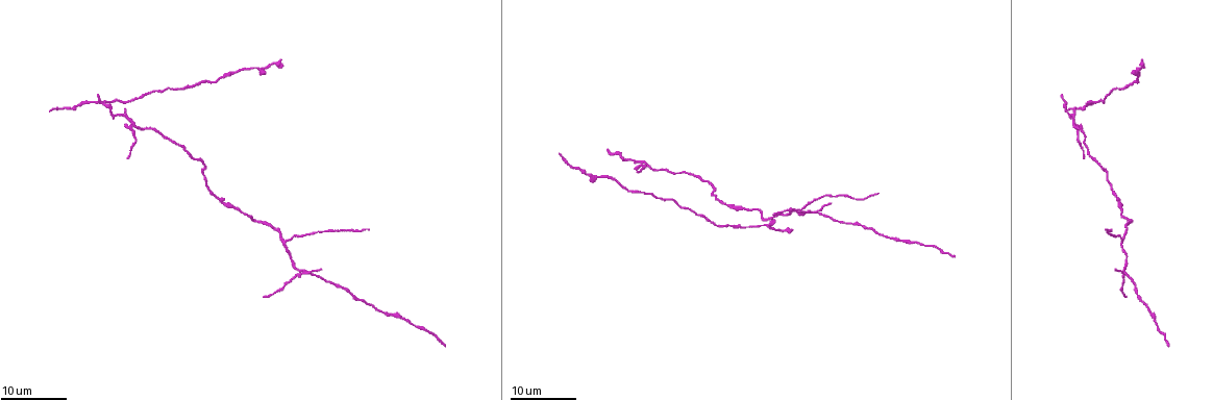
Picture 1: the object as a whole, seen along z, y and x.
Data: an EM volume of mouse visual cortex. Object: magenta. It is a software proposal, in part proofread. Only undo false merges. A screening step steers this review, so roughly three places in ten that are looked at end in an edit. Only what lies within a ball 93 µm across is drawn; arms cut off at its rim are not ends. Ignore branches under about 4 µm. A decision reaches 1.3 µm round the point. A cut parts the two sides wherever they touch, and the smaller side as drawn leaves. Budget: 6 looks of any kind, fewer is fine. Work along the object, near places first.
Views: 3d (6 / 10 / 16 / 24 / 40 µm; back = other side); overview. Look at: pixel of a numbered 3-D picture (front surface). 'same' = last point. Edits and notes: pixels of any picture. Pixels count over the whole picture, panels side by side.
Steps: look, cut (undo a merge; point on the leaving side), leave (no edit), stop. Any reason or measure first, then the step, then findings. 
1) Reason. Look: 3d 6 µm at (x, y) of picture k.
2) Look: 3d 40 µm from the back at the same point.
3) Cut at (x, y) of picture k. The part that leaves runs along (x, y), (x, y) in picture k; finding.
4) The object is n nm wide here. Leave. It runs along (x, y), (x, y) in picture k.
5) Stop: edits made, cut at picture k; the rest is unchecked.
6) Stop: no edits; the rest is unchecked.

Thin neck. Look: 3d 24 µm at (1137, 293) of picture 1.

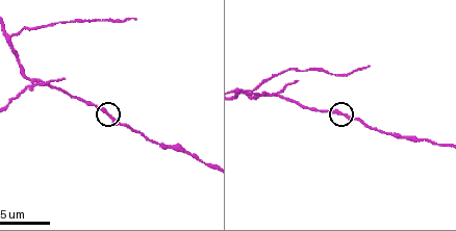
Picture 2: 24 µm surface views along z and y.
Zoom in. Look: 3d 6 µm at (111, 115) of picture 2.

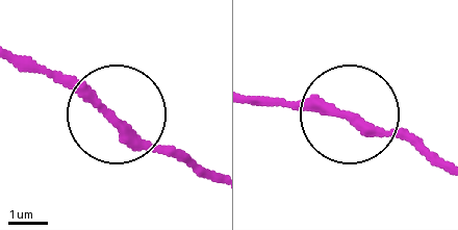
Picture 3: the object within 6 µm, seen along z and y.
From behind. Look: 3d 6 µm from the back at (344, 115) of picture 3.

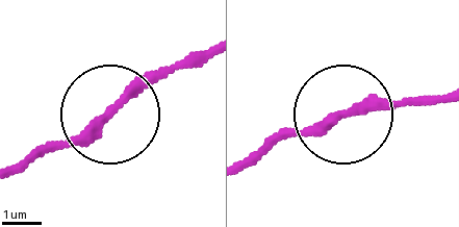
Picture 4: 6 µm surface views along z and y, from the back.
The object is 230 nm wide here. Leave. It runs along (436, 96), (298, 126), (261, 152) in picture 4; all the same cell.

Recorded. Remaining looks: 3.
Side arm on a straight run. Look: 3d 10 µm at (268, 93) of picture 2.

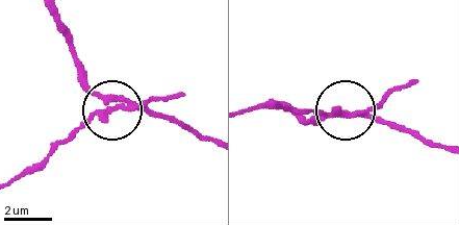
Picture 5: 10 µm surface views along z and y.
The side arm is 7 µm long; 3 arms meet here. Cut at (80, 125) of picture 5. Two cells meet here.

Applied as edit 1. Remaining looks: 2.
Look: 3d 16 µm at (12, 34) of picture 2.

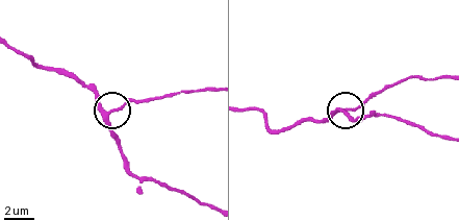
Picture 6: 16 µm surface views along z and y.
The object is 210 nm wide here. Cut at (136, 104) of picture 6. The part that leaves runs along (124, 105), (211, 88) in picture 6; two cells meet here.

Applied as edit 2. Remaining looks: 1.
Stop: edits made, cut at picture 5, cut at picture 6; the rest is unchecked.

